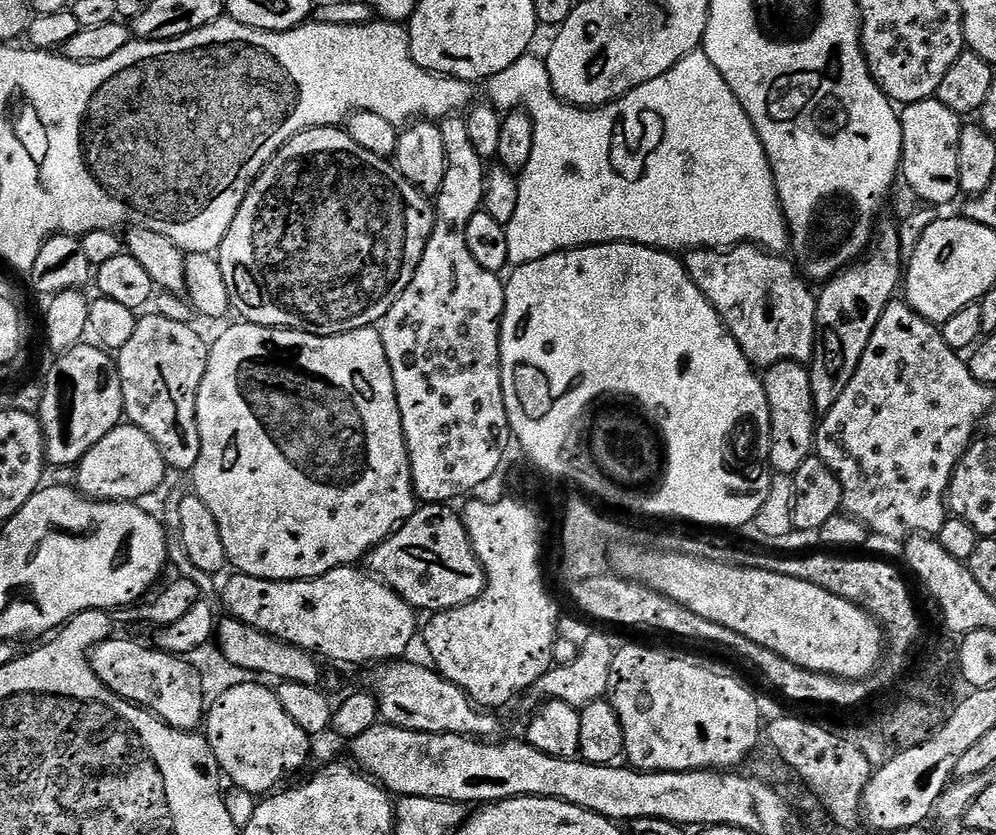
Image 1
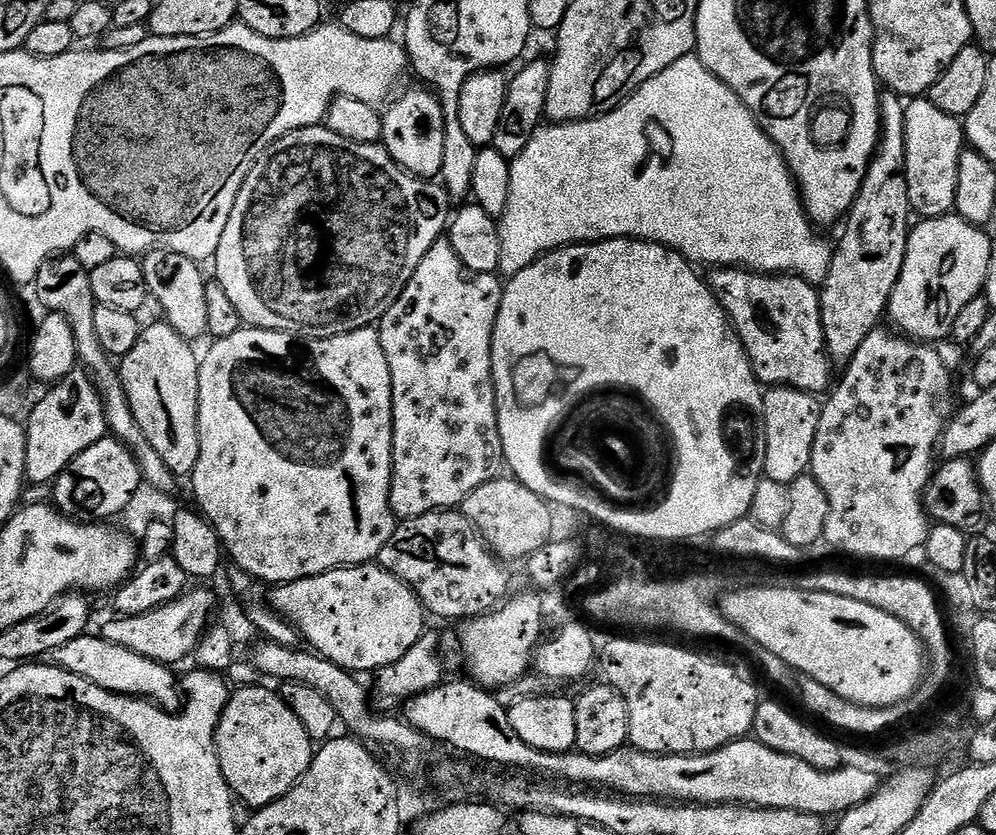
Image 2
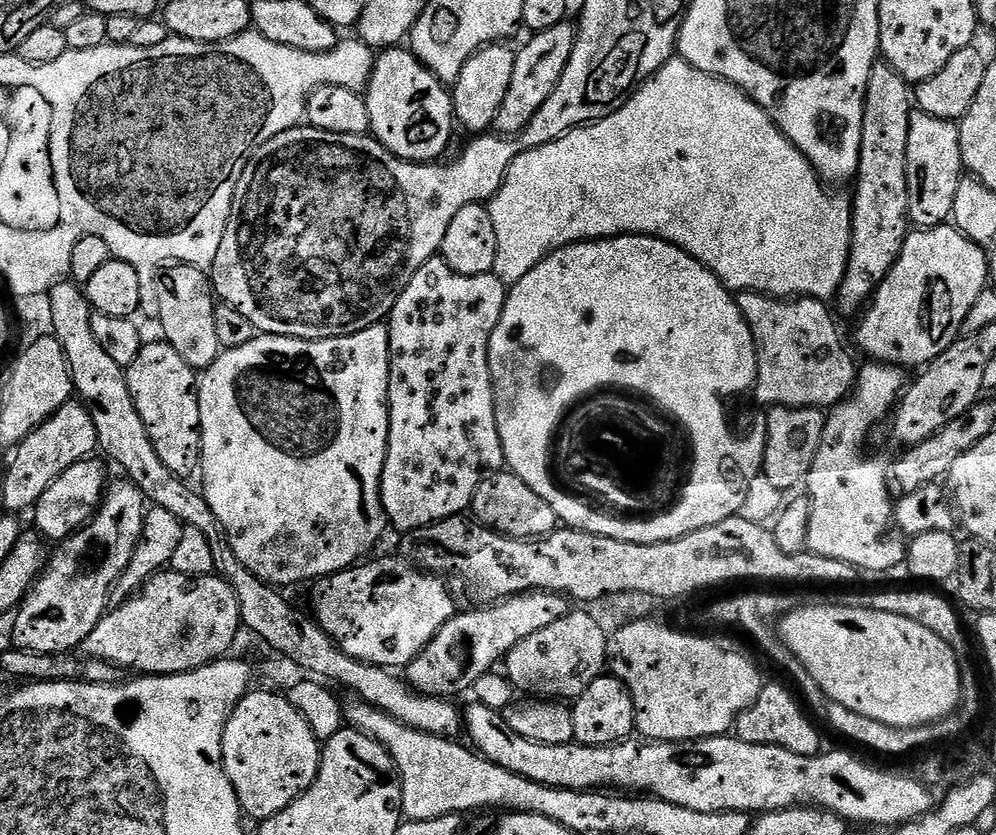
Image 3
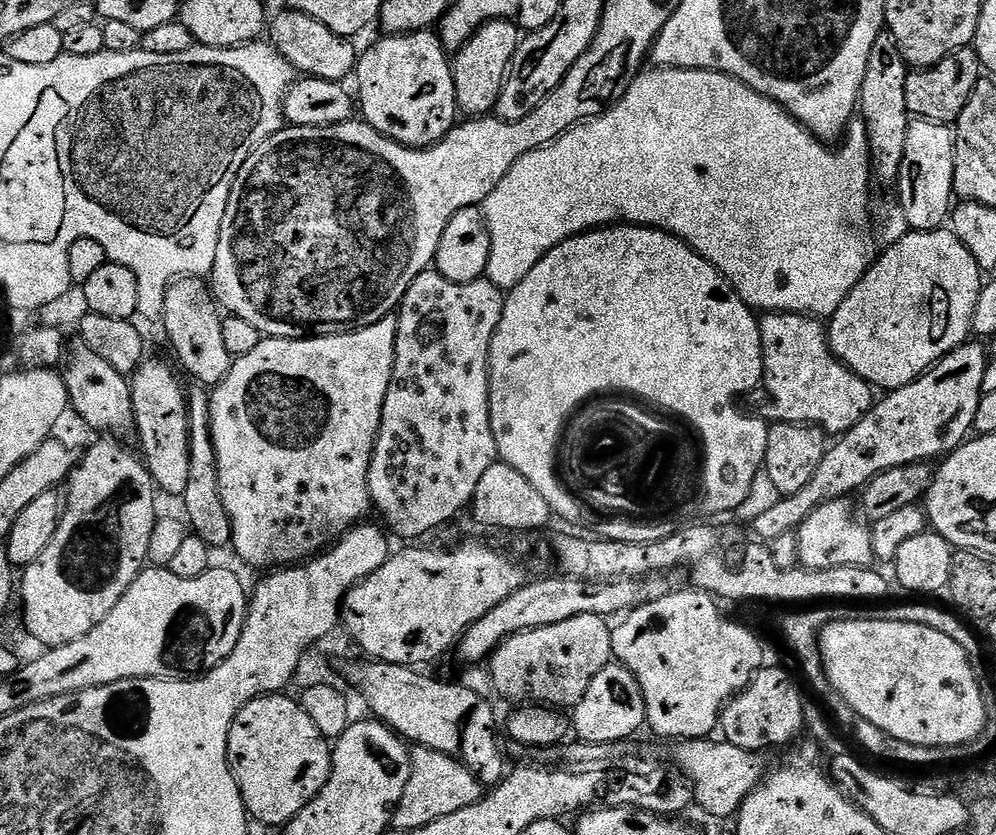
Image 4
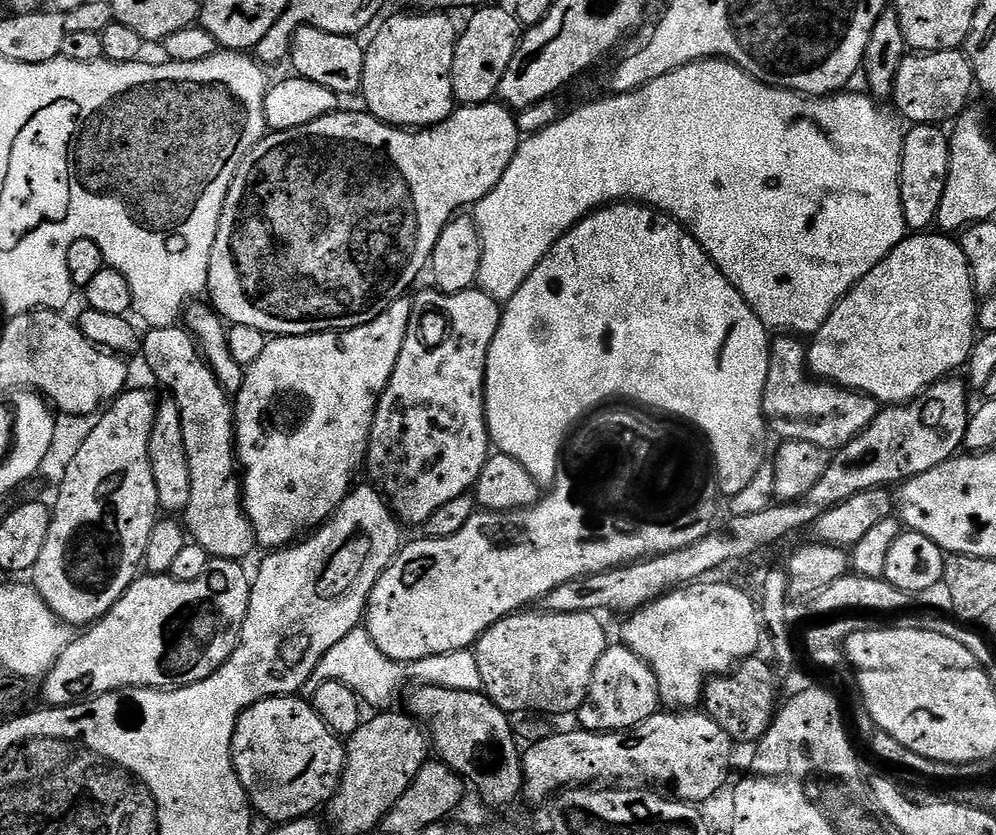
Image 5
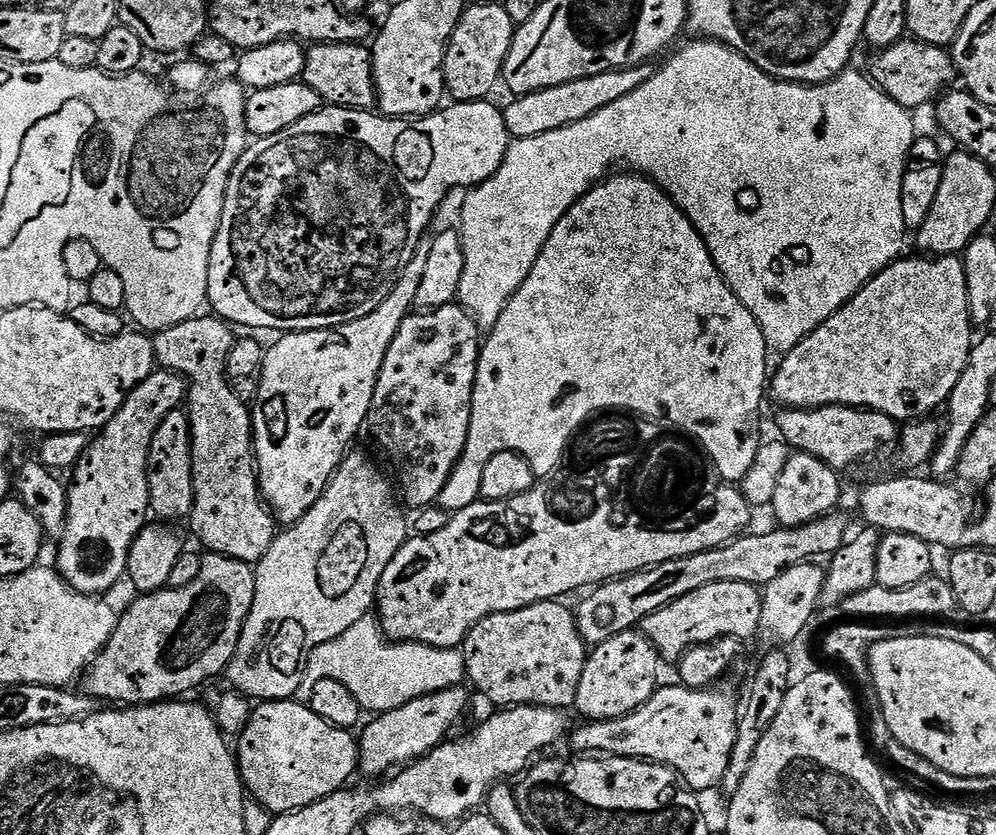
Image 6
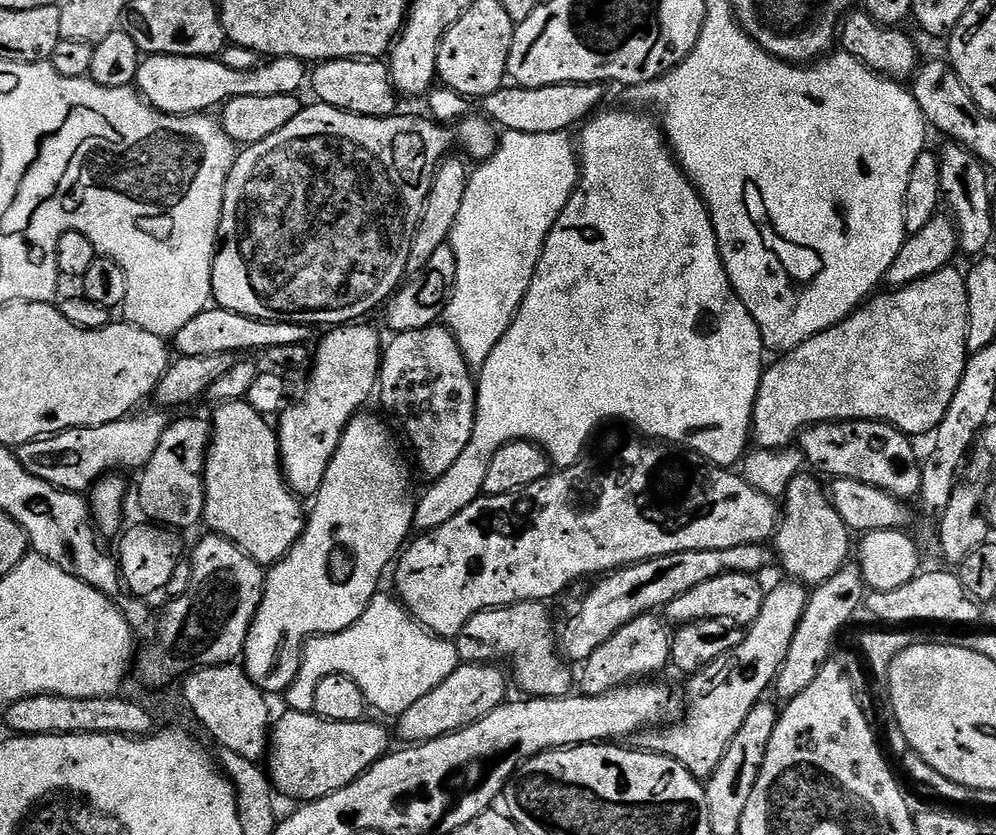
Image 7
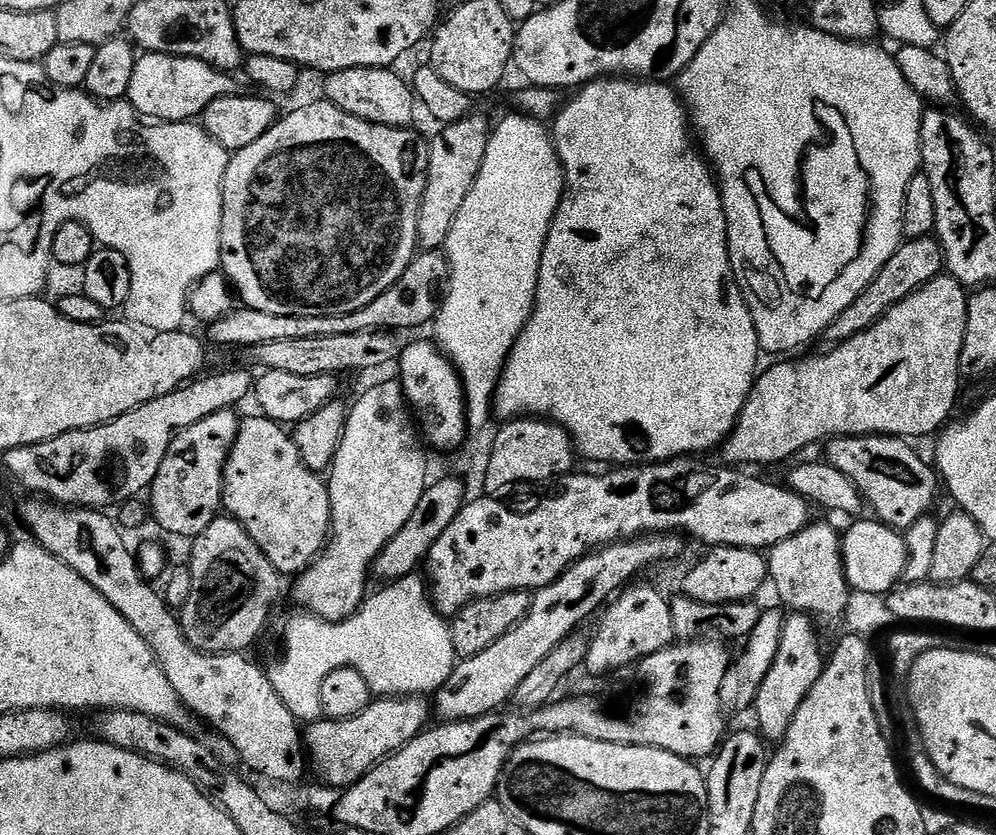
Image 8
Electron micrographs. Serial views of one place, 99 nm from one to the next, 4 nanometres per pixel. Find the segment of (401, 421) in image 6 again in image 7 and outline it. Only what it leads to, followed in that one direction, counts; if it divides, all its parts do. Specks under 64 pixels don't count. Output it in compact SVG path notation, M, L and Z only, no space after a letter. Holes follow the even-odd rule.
M433 326L423 328L422 330L410 330L409 332L398 332L391 337L393 340L387 341L386 347L382 352L380 362L380 378L378 381L378 400L380 396L380 404L400 423L402 431L408 435L408 440L412 443L412 452L416 455L416 464L425 472L426 475L432 476L428 478L439 478L448 473L450 466L454 466L454 462L458 462L458 458L462 454L462 450L466 450L466 442L470 442L470 434L474 430L474 422L476 421L476 385L473 369L469 368L466 358L462 354L462 350L458 346L458 342L452 337L451 332L444 326Z

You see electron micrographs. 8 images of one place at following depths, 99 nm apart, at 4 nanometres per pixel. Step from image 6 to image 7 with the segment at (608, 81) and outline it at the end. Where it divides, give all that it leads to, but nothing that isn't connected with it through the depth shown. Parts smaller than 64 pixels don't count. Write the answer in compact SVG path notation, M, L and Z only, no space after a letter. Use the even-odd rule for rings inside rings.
M555 84L541 88L505 86L494 94L483 97L482 112L493 125L499 126L504 132L522 134L568 132L572 127L575 129L581 122L587 121L603 105L600 103L604 100L604 91L599 84Z

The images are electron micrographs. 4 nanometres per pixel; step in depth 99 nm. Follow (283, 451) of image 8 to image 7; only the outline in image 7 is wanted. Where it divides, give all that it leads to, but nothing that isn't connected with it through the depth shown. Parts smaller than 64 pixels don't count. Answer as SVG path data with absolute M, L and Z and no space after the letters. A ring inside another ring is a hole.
M247 399L235 400L234 402L226 402L225 404L217 403L215 405L216 413L210 416L210 439L208 442L208 457L204 463L204 493L206 494L206 502L204 503L204 519L203 523L208 524L207 531L209 533L225 536L230 542L234 542L244 553L250 558L254 558L254 562L258 562L261 566L271 566L276 564L283 558L295 545L296 539L304 532L306 523L306 508L303 508L301 497L297 496L291 488L288 487L288 481L284 478L284 470L280 467L280 438L275 427L272 428L266 417L258 410L254 410L248 405Z

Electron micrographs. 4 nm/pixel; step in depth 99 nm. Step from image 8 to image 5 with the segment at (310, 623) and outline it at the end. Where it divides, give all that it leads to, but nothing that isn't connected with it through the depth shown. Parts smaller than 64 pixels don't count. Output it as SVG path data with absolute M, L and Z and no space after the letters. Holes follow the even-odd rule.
M363 627L356 628L350 634L346 634L346 638L342 638L342 642L330 646L330 650L318 662L312 680L342 682L342 686L350 686L350 690L354 690L354 694L360 697L365 705L373 704L376 707L373 709L380 710L391 705L388 703L395 698L396 691L403 686L407 676L416 684L440 686L446 690L478 692L482 689L482 676L478 674L475 651L465 650L422 658L405 667L396 660L386 658L386 654L382 654L382 650L378 650L378 646L374 646L374 642L368 637L368 633Z

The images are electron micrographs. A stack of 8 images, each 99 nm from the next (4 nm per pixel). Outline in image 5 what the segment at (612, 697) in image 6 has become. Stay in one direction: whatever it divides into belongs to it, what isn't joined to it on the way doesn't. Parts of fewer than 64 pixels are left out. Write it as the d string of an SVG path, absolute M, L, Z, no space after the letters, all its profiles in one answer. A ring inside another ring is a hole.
M616 642L598 658L586 698L574 716L580 719L579 727L585 732L617 732L646 722L660 707L660 691L651 666L634 650Z

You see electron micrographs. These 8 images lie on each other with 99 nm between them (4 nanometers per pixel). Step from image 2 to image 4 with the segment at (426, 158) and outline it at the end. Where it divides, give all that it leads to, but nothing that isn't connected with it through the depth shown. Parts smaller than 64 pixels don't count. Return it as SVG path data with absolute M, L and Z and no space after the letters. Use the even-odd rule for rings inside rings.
M435 31L411 32L405 36L389 36L385 35L384 40L380 40L377 44L372 44L368 49L359 53L356 61L356 71L354 73L354 81L360 87L360 96L358 92L358 108L362 113L364 123L369 124L374 130L378 130L384 136L389 136L391 140L397 140L399 144L406 145L407 148L430 148L433 144L437 144L443 136L449 132L451 128L456 127L458 123L458 109L456 106L456 87L454 86L454 78L452 77L452 64L450 63L449 53L446 51L443 42Z

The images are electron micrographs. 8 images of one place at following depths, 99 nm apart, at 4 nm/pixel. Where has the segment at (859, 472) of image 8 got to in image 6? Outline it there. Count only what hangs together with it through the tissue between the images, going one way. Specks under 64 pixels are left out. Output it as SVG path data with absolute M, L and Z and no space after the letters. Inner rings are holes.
M831 404L821 408L784 408L776 416L776 428L780 431L777 432L779 439L786 441L789 448L806 454L814 454L816 458L822 458L826 466L837 470L852 468L859 460L882 451L887 444L895 445L898 440L897 421L869 408L851 408L845 404Z

